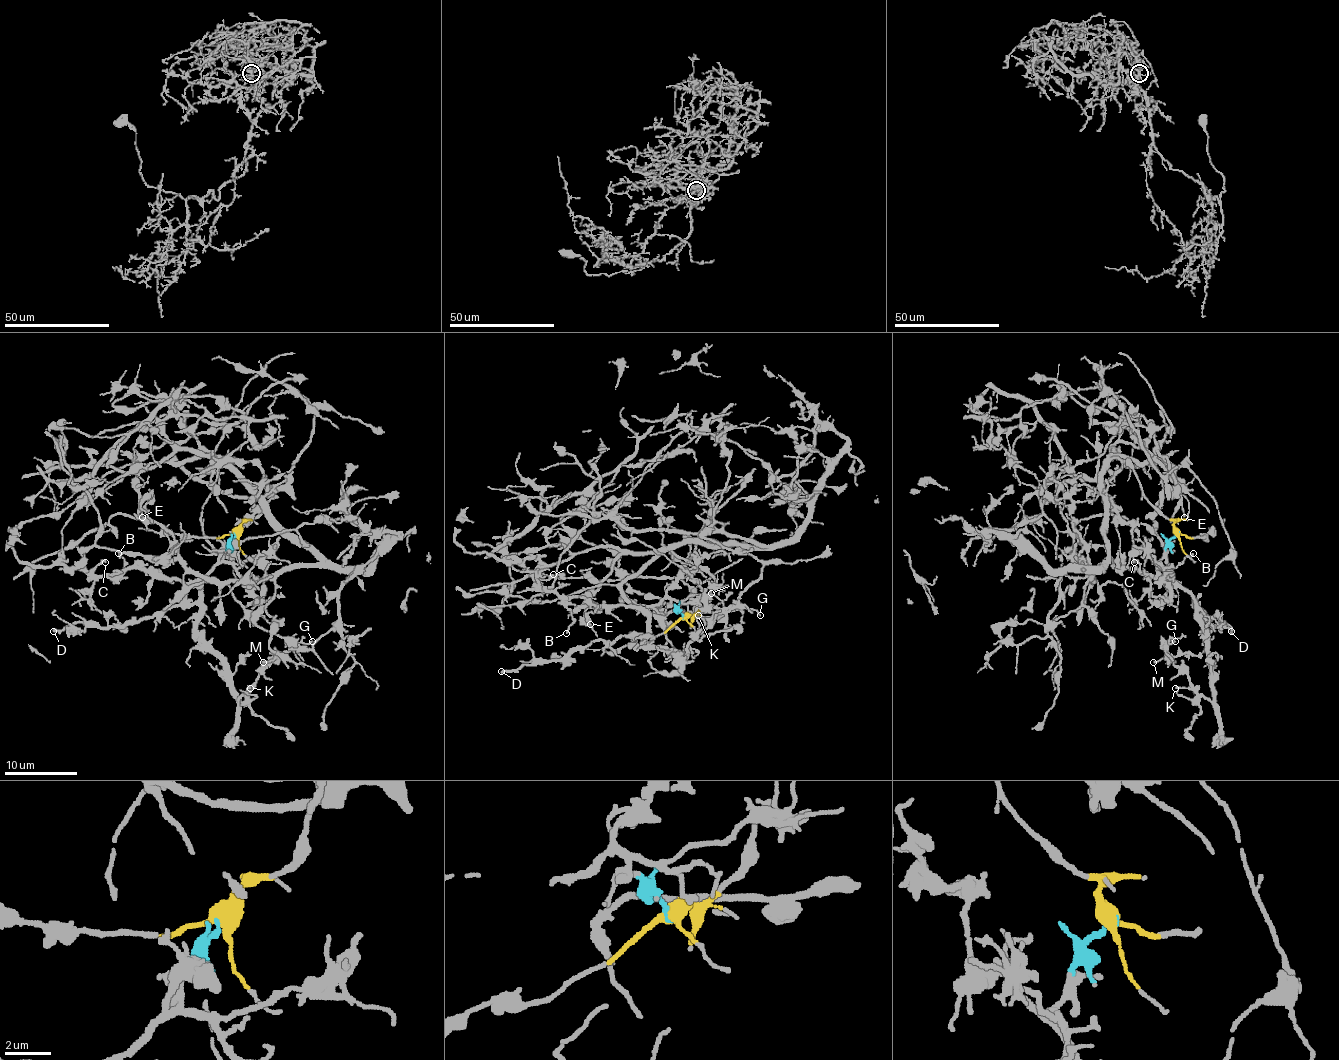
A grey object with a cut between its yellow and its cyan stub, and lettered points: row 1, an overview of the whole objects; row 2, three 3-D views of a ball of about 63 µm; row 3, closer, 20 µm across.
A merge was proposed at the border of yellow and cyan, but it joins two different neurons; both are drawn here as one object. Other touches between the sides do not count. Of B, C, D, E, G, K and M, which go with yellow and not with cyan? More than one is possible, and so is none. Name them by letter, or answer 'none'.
E

